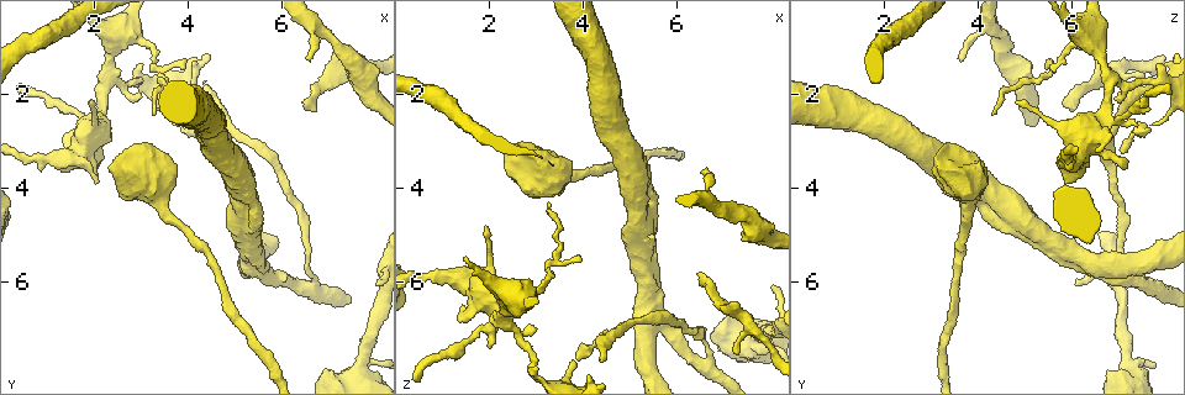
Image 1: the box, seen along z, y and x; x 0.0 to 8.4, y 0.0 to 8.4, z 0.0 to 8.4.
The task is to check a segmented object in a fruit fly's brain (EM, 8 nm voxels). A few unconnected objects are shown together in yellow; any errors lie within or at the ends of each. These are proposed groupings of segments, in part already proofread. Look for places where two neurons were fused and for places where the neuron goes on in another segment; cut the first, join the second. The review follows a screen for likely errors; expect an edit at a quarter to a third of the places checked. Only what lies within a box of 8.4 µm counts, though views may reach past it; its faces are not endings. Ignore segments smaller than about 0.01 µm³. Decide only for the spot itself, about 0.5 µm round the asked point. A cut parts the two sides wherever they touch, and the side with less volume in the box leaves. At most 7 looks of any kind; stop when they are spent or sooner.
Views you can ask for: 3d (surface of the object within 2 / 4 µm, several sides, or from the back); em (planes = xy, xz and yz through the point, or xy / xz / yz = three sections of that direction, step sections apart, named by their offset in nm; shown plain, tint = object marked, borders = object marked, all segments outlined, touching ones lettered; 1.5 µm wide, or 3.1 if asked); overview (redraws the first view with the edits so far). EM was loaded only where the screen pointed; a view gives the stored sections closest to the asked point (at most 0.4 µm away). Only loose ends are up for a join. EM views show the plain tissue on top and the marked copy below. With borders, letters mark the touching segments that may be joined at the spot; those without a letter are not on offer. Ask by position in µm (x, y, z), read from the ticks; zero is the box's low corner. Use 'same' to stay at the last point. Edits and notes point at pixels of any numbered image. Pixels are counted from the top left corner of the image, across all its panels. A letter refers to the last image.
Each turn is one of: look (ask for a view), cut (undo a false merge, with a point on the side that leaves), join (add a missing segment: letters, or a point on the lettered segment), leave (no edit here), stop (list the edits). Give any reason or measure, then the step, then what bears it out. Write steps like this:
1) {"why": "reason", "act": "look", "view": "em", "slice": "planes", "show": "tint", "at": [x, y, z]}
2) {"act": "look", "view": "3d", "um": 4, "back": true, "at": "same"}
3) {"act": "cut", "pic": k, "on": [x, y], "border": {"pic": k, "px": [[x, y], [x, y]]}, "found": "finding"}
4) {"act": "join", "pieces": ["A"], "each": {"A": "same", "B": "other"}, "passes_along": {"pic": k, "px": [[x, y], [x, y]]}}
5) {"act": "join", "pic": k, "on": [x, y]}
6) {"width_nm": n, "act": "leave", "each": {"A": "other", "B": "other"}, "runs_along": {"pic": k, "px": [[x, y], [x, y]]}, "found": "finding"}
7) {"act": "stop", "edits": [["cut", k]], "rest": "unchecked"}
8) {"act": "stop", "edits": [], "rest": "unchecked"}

{"why": "branch stops here", "act": "look", "view": "3d", "um": 2, "at": [6.55, 2.20, 5.75]}

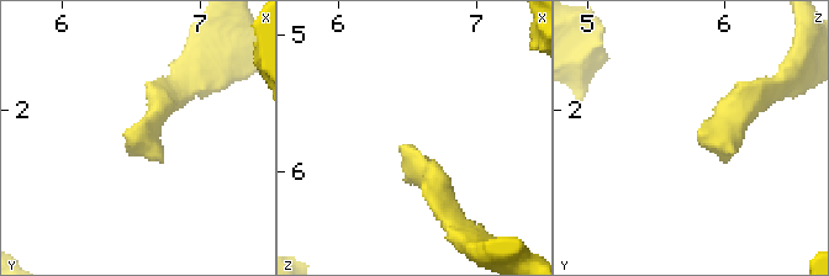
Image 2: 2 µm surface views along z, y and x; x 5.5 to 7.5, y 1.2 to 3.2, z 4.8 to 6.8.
{"act": "look", "view": "em", "slice": "planes", "show": "borders", "at": [6.50, 2.16, 5.80]}

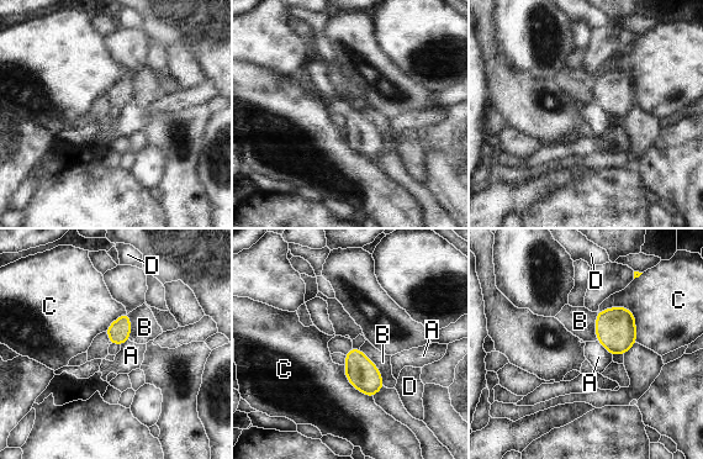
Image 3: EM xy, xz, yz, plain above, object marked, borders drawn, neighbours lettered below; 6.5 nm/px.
{"longest_contact_nm": ["C", 340], "act": "leave", "each": {"A": "other", "B": "other", "C": "other", "D": "other"}, "border": {"pic": 3, "px": [[360, 348], [379, 370], [385, 386]]}, "found": "no lettered segment goes on from it"}

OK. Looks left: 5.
{"why": "sudden change in width", "act": "look", "view": "3d", "um": 4, "back": true, "at": [7.45, 1.25, 4.55]}

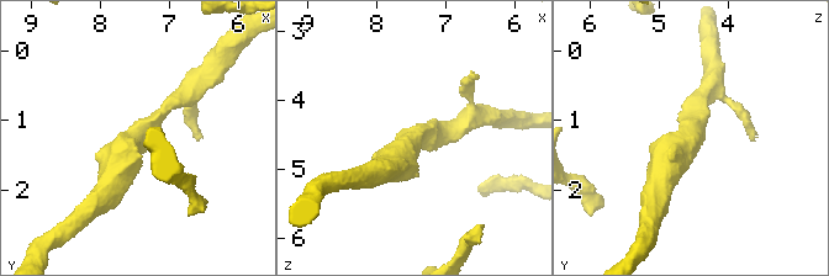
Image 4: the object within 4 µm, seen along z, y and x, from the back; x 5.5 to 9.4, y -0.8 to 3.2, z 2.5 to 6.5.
{"act": "look", "view": "em", "slice": "xy", "step": 4, "show": "tint", "at": [7.45, 1.20, 4.50]}

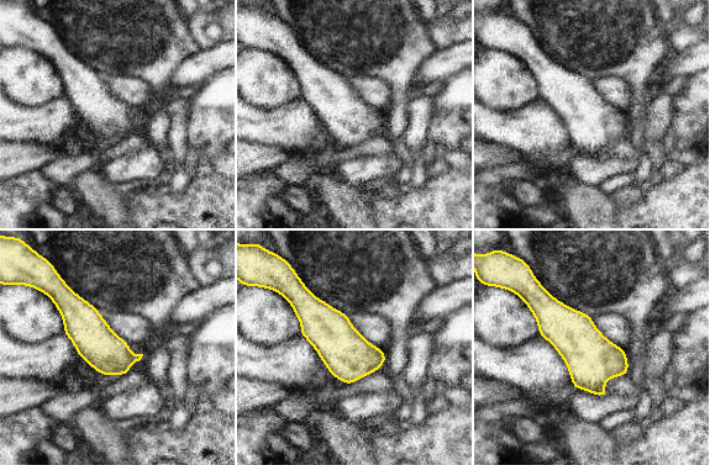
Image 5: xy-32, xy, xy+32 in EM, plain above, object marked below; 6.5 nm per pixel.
{"why": "cut it another way", "act": "look", "view": "em", "slice": "yz", "step": 4, "show": "borders", "at": "same"}

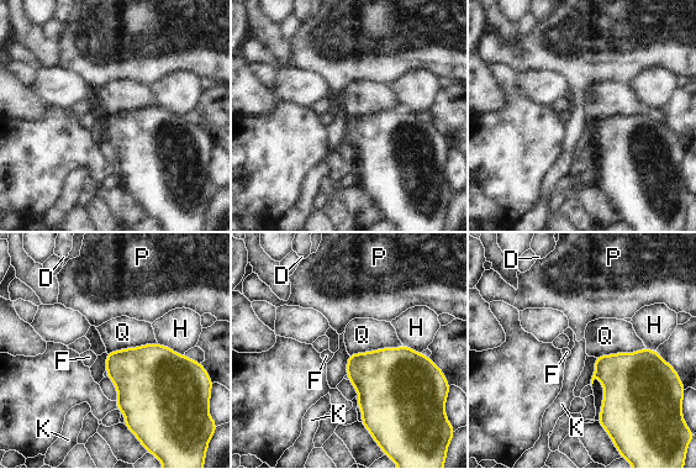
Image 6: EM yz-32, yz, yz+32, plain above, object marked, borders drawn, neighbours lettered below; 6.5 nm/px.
{"act": "leave", "each": {"D": "other", "F": "other", "H": "other", "K": "other", "P": "other", "Q": "other"}, "border": {"pic": 6, "px": [[402, 344], [348, 354]]}, "found": "all the same neuron"}

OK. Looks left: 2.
{"why": "branch stops here", "act": "look", "view": "em", "slice": "xy", "step": 4, "show": "borders", "at": [7.30, 1.60, 7.55]}

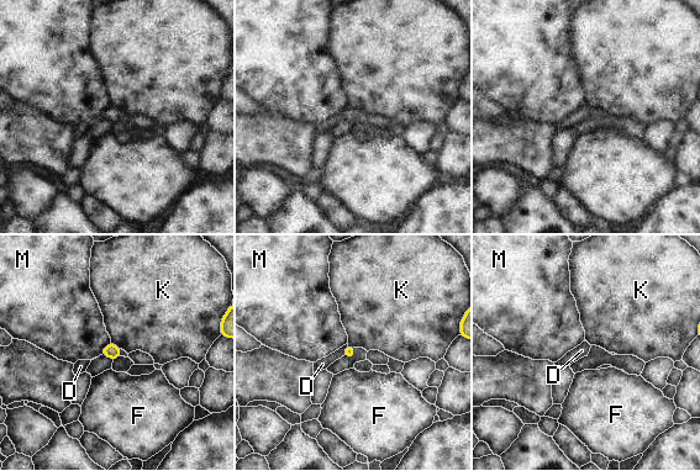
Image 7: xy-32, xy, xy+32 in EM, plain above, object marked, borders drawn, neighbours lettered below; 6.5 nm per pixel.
{"act": "look", "view": "em", "slice": "yz", "step": 8, "show": "borders", "at": "same"}

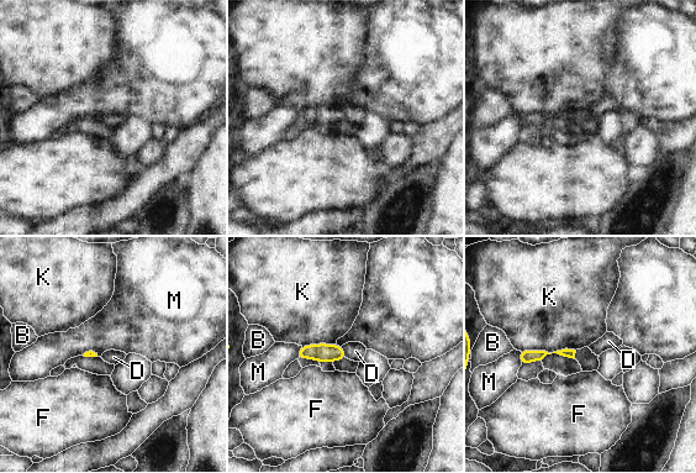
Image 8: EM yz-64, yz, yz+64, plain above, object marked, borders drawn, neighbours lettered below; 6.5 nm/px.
{"act": "leave", "each": {"B": "other", "D": "other", "F": "other", "K": "other", "M": "other"}, "border": {"pic": 8, "px": [[341, 346], [346, 357]]}, "found": "none of them fits"}

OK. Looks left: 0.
{"act": "stop", "edits": [], "rest": "unchecked"}

